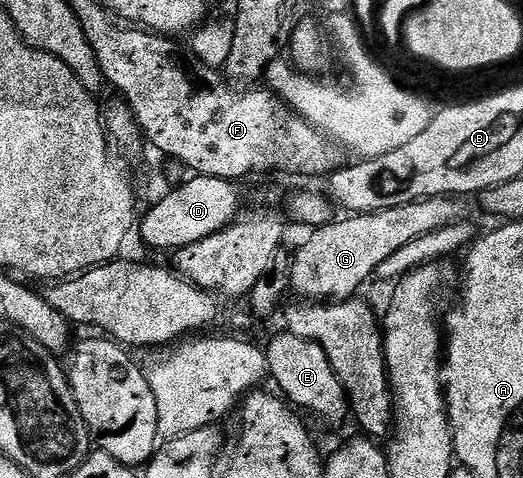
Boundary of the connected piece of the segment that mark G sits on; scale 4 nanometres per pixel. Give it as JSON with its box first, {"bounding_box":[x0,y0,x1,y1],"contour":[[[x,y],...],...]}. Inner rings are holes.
{"bounding_box":[290,197,461,303],"contour":[[[434,197],[417,204],[396,207],[394,210],[382,210],[379,213],[365,213],[363,215],[347,216],[347,221],[341,219],[333,223],[315,228],[314,233],[302,246],[298,253],[293,254],[290,262],[290,287],[296,294],[307,297],[310,303],[330,303],[335,301],[349,301],[354,293],[385,261],[390,261],[401,249],[409,247],[413,241],[421,237],[437,234],[438,229],[446,228],[461,220],[459,207],[451,198]]]}

